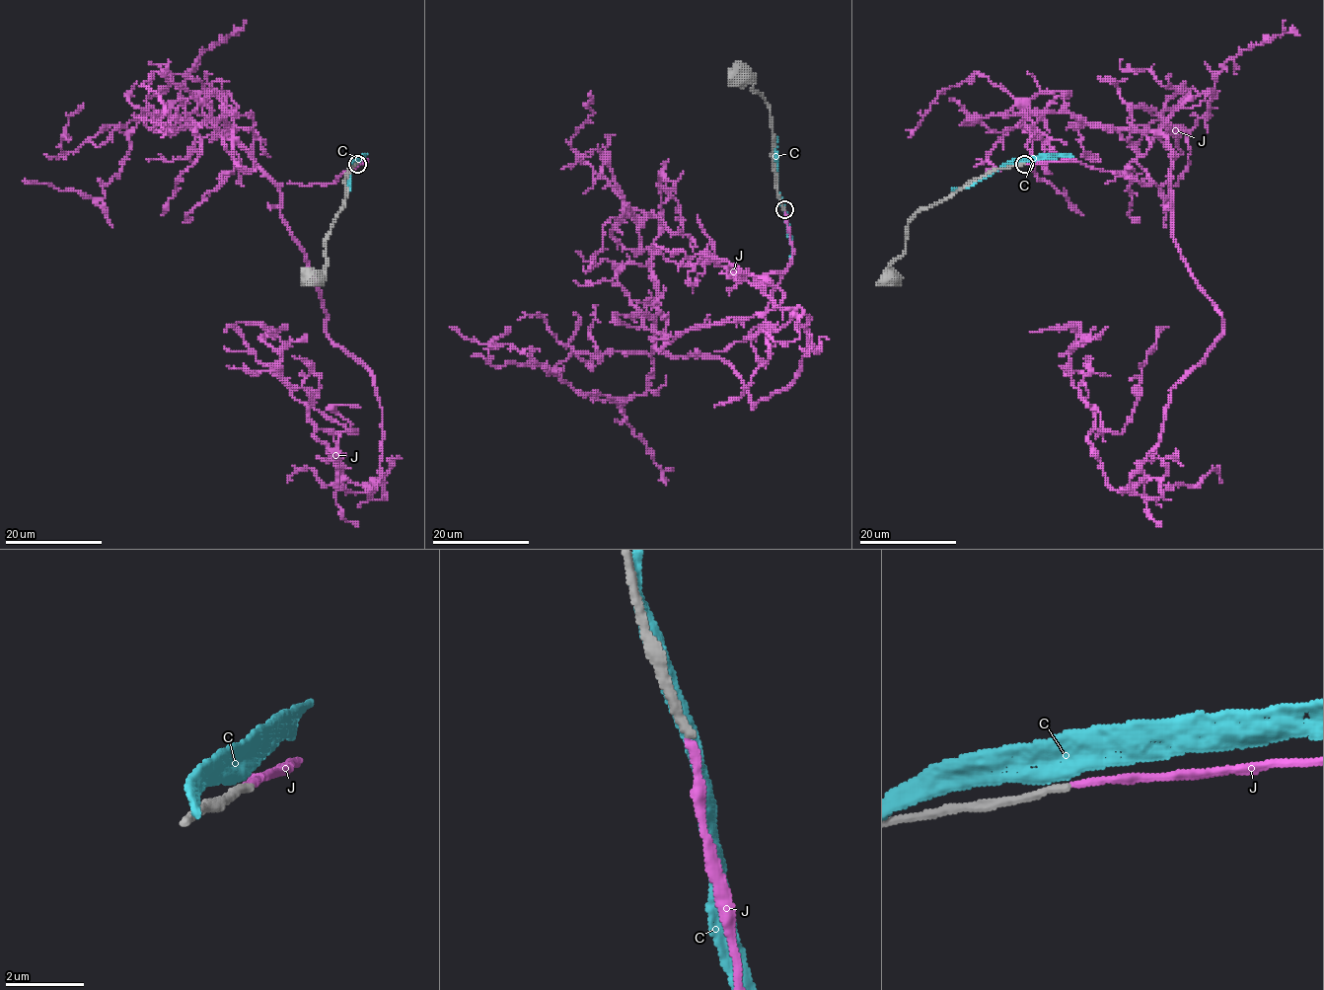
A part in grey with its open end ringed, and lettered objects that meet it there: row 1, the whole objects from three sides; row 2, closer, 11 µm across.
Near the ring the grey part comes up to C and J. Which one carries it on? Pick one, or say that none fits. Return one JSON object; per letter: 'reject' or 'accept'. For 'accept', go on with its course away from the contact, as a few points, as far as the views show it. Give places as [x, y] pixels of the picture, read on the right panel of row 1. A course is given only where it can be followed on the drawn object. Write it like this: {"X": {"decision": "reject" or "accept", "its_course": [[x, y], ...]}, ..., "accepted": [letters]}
{"C": {"decision": "reject"}, "J": {"decision": "accept", "its_course": [[1024, 164], [1167, 183], [1172, 237], [1222, 319], [1113, 490], [1088, 434], [1123, 430], [1167, 326]]}, "accepted": ["J"]}

